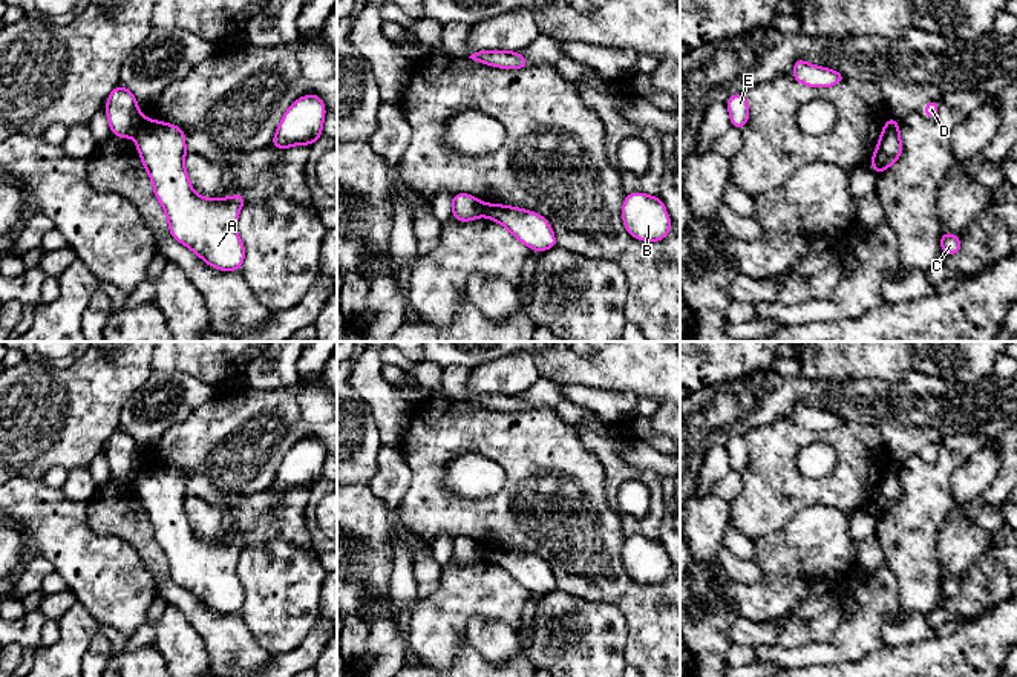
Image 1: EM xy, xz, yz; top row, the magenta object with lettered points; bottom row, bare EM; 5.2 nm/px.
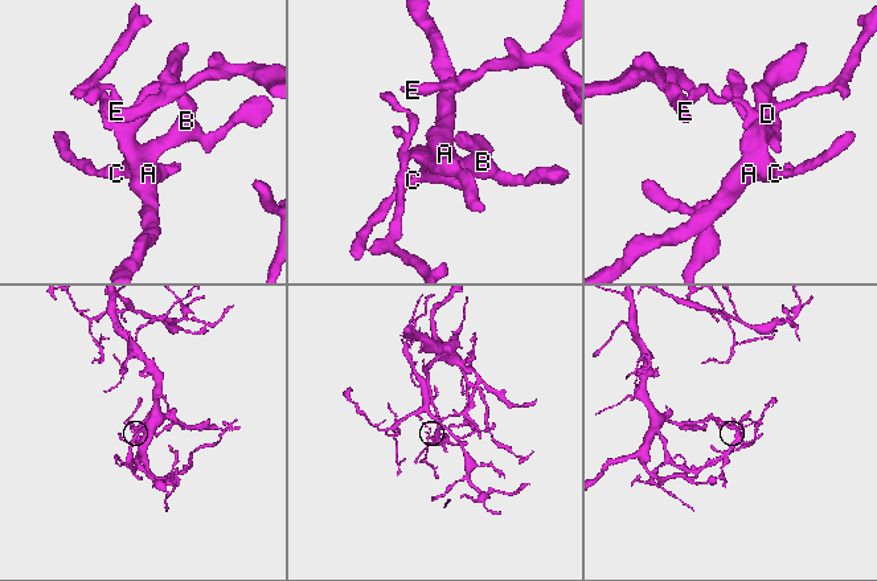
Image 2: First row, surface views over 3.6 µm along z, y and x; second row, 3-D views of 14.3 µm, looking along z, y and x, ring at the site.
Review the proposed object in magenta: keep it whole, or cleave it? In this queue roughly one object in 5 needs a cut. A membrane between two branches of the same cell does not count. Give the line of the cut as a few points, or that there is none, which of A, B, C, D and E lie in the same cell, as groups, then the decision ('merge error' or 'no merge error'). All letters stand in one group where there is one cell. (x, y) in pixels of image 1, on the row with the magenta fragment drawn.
cut xy (147, 118), (132, 135); groups A B C E / D; merge error

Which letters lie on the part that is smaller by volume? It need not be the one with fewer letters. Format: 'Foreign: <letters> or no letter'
Foreign: D

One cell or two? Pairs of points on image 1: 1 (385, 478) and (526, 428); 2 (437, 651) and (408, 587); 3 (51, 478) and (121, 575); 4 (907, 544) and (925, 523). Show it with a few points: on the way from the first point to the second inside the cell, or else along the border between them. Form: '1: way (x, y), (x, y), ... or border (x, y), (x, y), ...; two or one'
1: border (398, 449), (411, 474), (411, 483), (400, 504); two
2: border (420, 599), (405, 618); two
3: border (40, 481), (60, 490); two
4: way (909, 539), (921, 527); one

